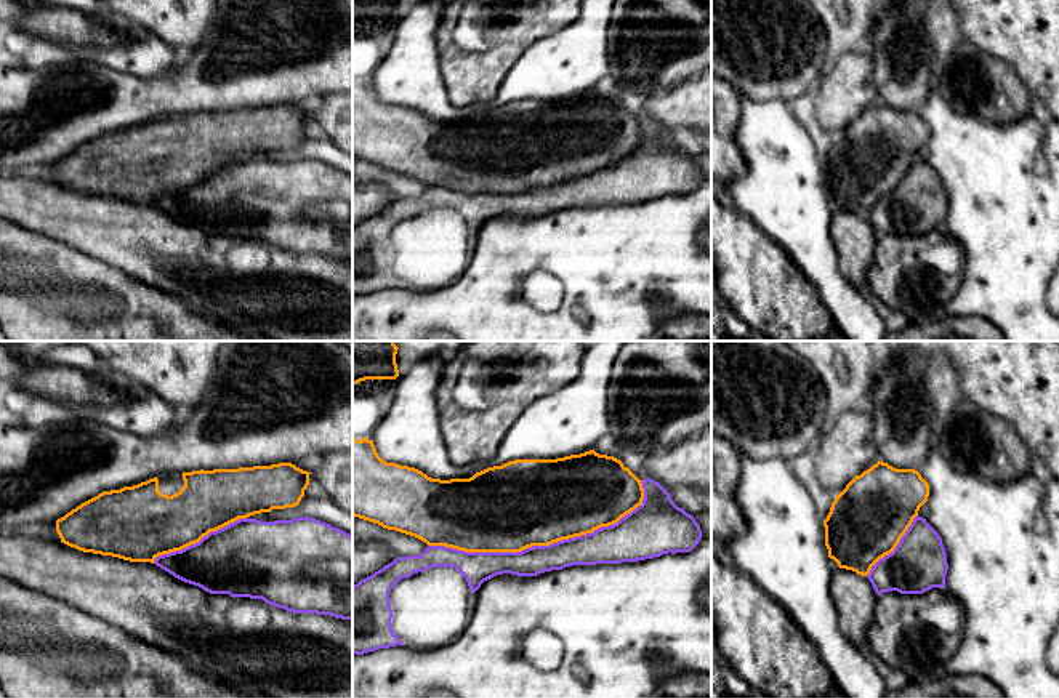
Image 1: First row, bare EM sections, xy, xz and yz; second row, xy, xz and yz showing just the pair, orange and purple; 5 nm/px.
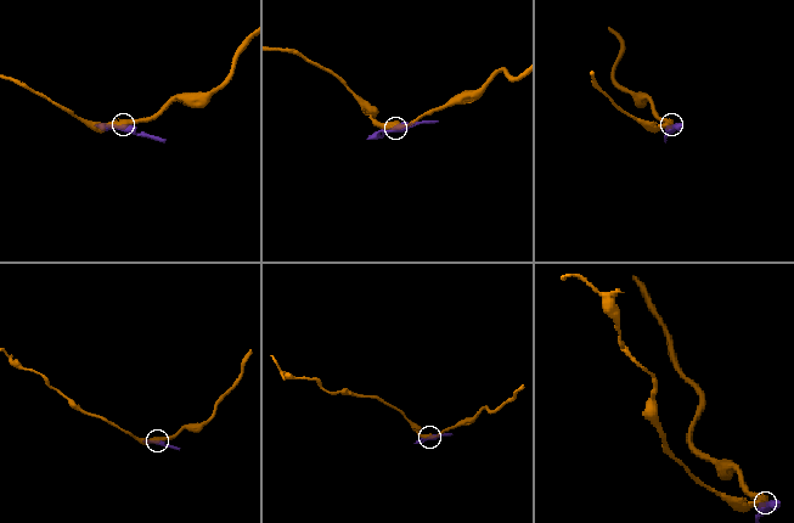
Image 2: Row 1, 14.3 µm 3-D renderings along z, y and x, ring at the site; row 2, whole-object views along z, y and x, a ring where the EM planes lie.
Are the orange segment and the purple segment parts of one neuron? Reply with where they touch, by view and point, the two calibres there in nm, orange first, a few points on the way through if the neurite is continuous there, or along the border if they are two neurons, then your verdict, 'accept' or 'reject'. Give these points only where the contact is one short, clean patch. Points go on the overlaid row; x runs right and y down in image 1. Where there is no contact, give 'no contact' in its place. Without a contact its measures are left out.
meets orange in xz at (545, 545); 440 nm thick on the orange side, 160 nm on the other; reject

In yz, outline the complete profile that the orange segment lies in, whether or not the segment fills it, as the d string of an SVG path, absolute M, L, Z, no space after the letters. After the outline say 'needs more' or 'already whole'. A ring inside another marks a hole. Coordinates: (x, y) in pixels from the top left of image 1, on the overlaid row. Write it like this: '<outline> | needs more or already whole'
M878 461L860 475L856 475L831 503L823 520L828 557L840 568L867 576L880 559L896 549L928 496L929 485L918 471L896 469Z | already whole

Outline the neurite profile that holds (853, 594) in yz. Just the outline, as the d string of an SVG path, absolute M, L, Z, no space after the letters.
M838 568L830 580L830 592L840 632L856 645L867 640L878 597L870 580L852 570Z

